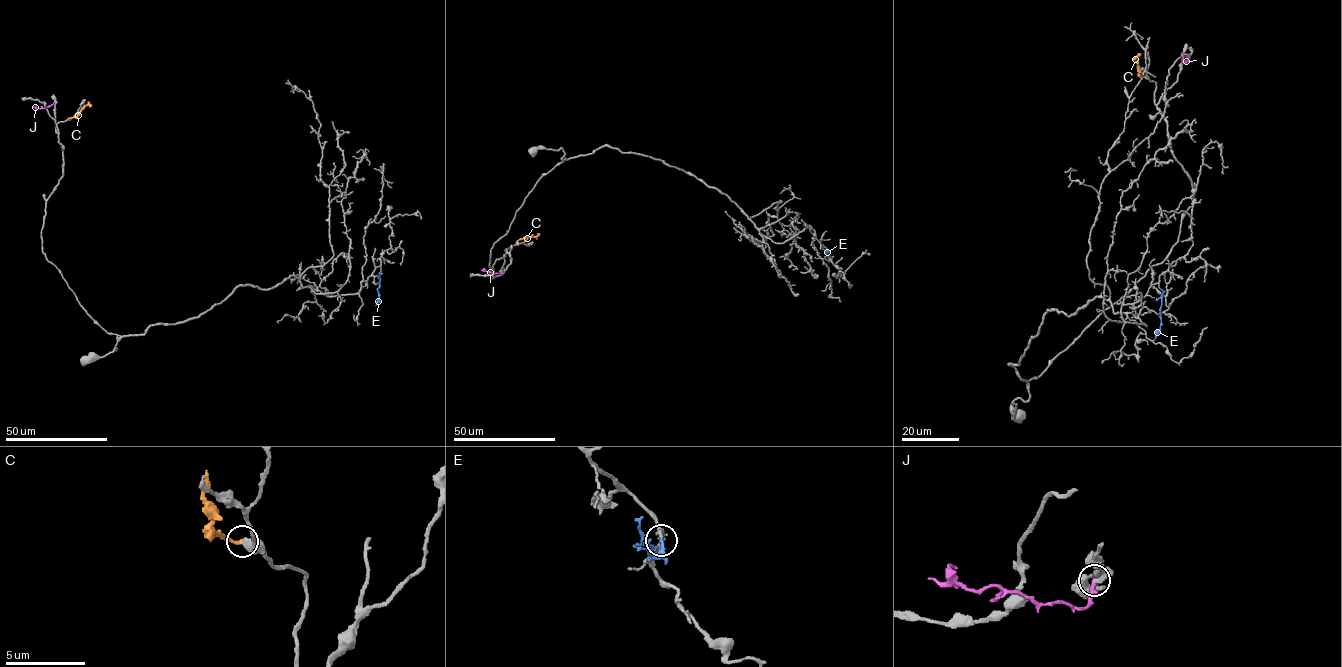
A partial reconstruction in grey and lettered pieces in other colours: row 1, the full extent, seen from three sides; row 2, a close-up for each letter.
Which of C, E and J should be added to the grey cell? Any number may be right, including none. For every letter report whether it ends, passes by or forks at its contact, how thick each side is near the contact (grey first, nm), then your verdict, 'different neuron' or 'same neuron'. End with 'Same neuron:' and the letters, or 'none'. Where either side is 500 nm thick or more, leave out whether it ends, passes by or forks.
C: it ends there; 480 nm thick on the grey side, 240 nm on the other; different neuron
E: it ends there; 150 nm thick on the grey side, 180 nm on the other; same neuron
J: it ends there; 300 nm thick on the grey side, 240 nm on the other; different neuron
Same neuron: E

